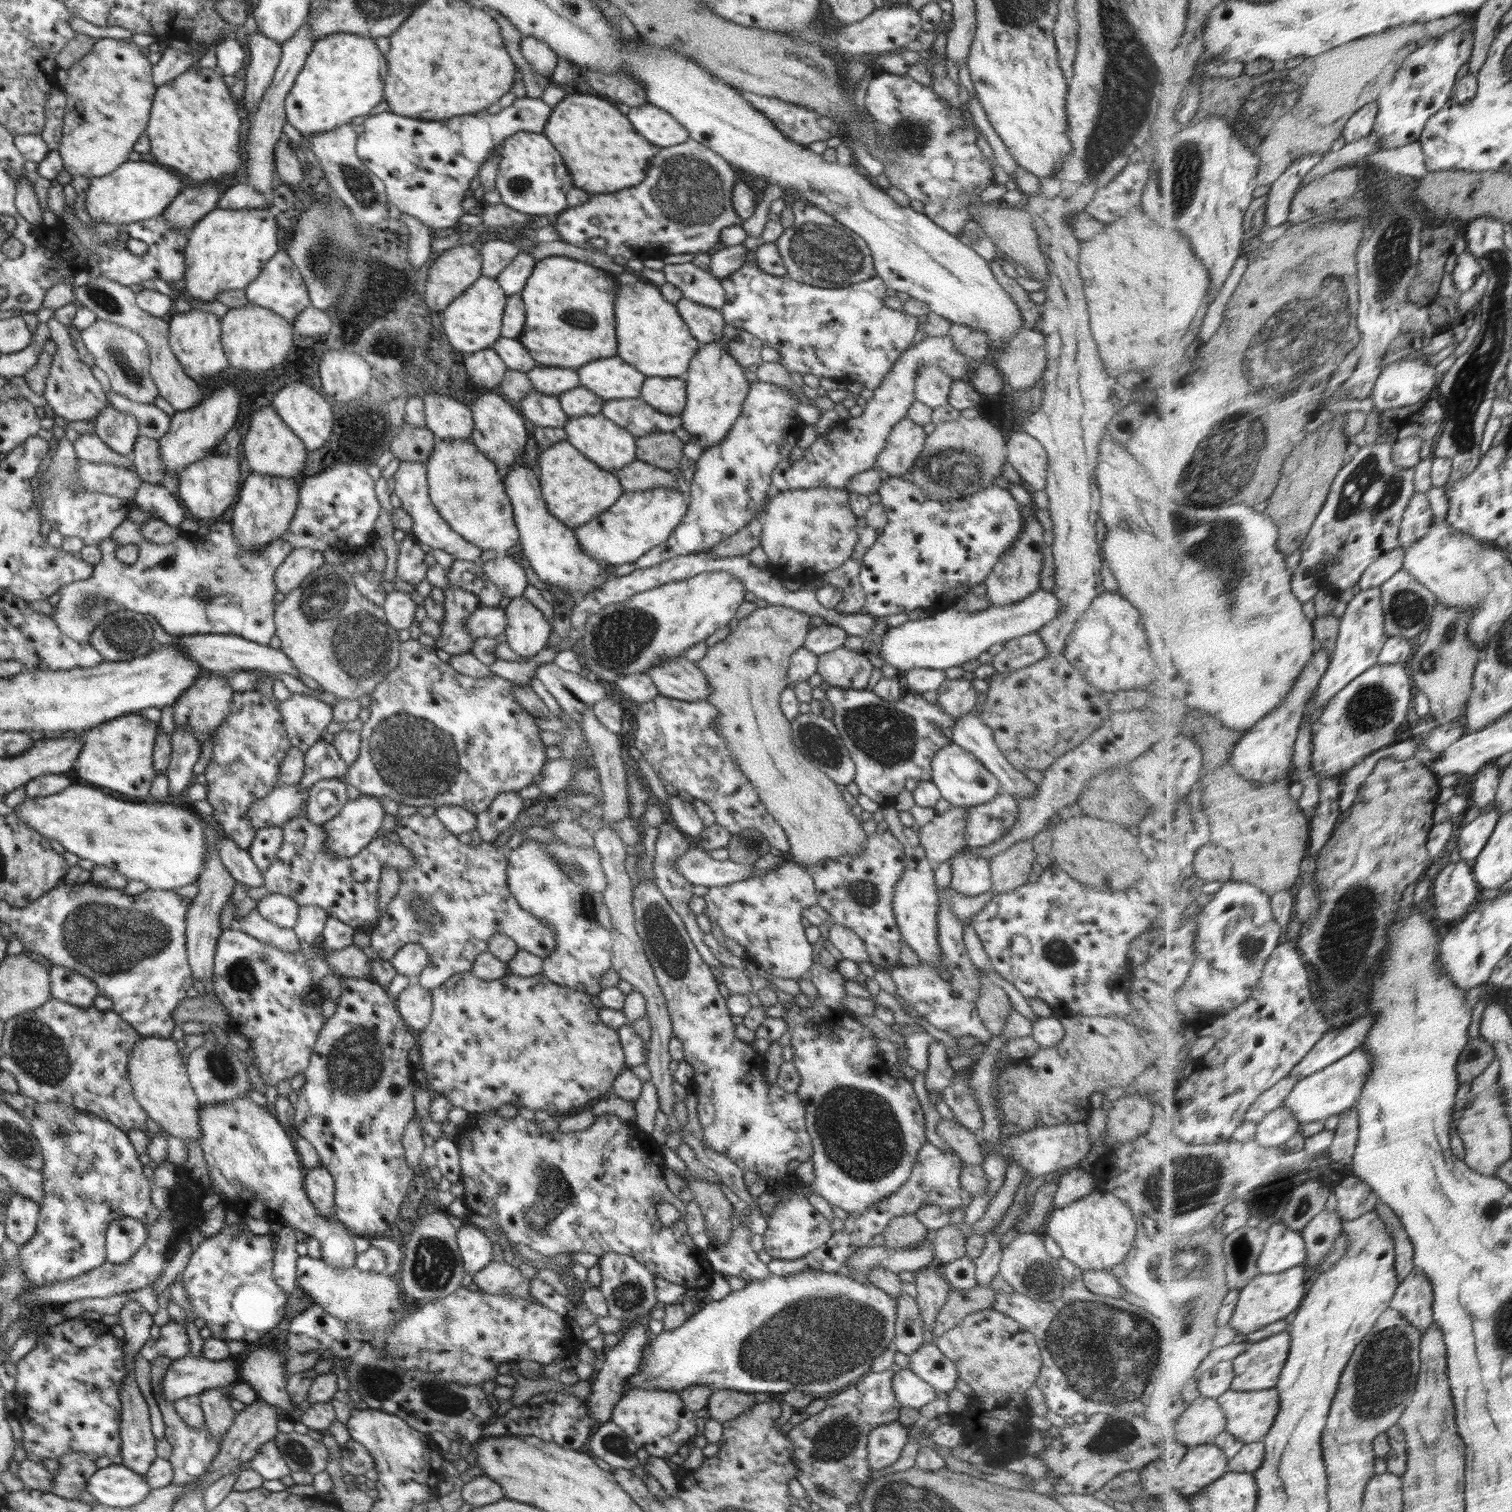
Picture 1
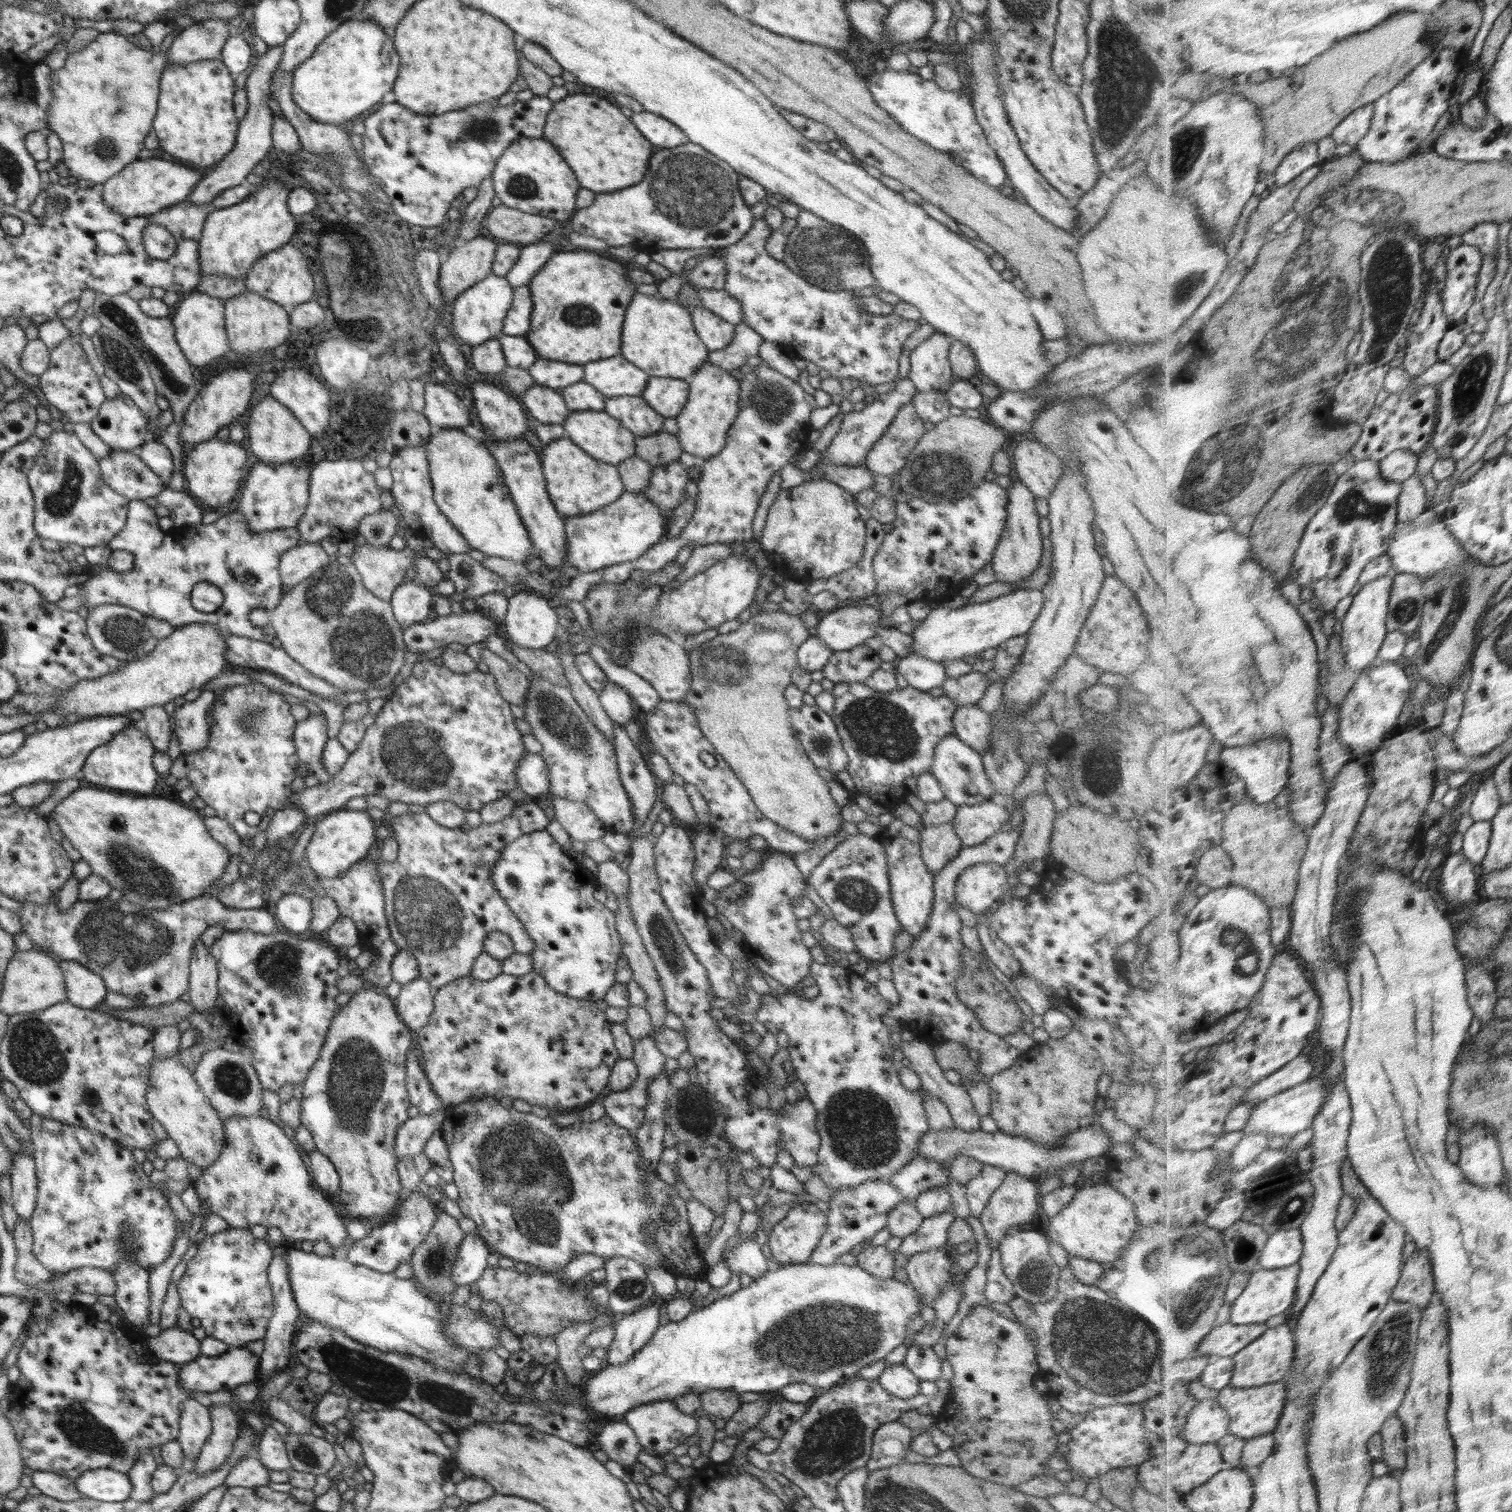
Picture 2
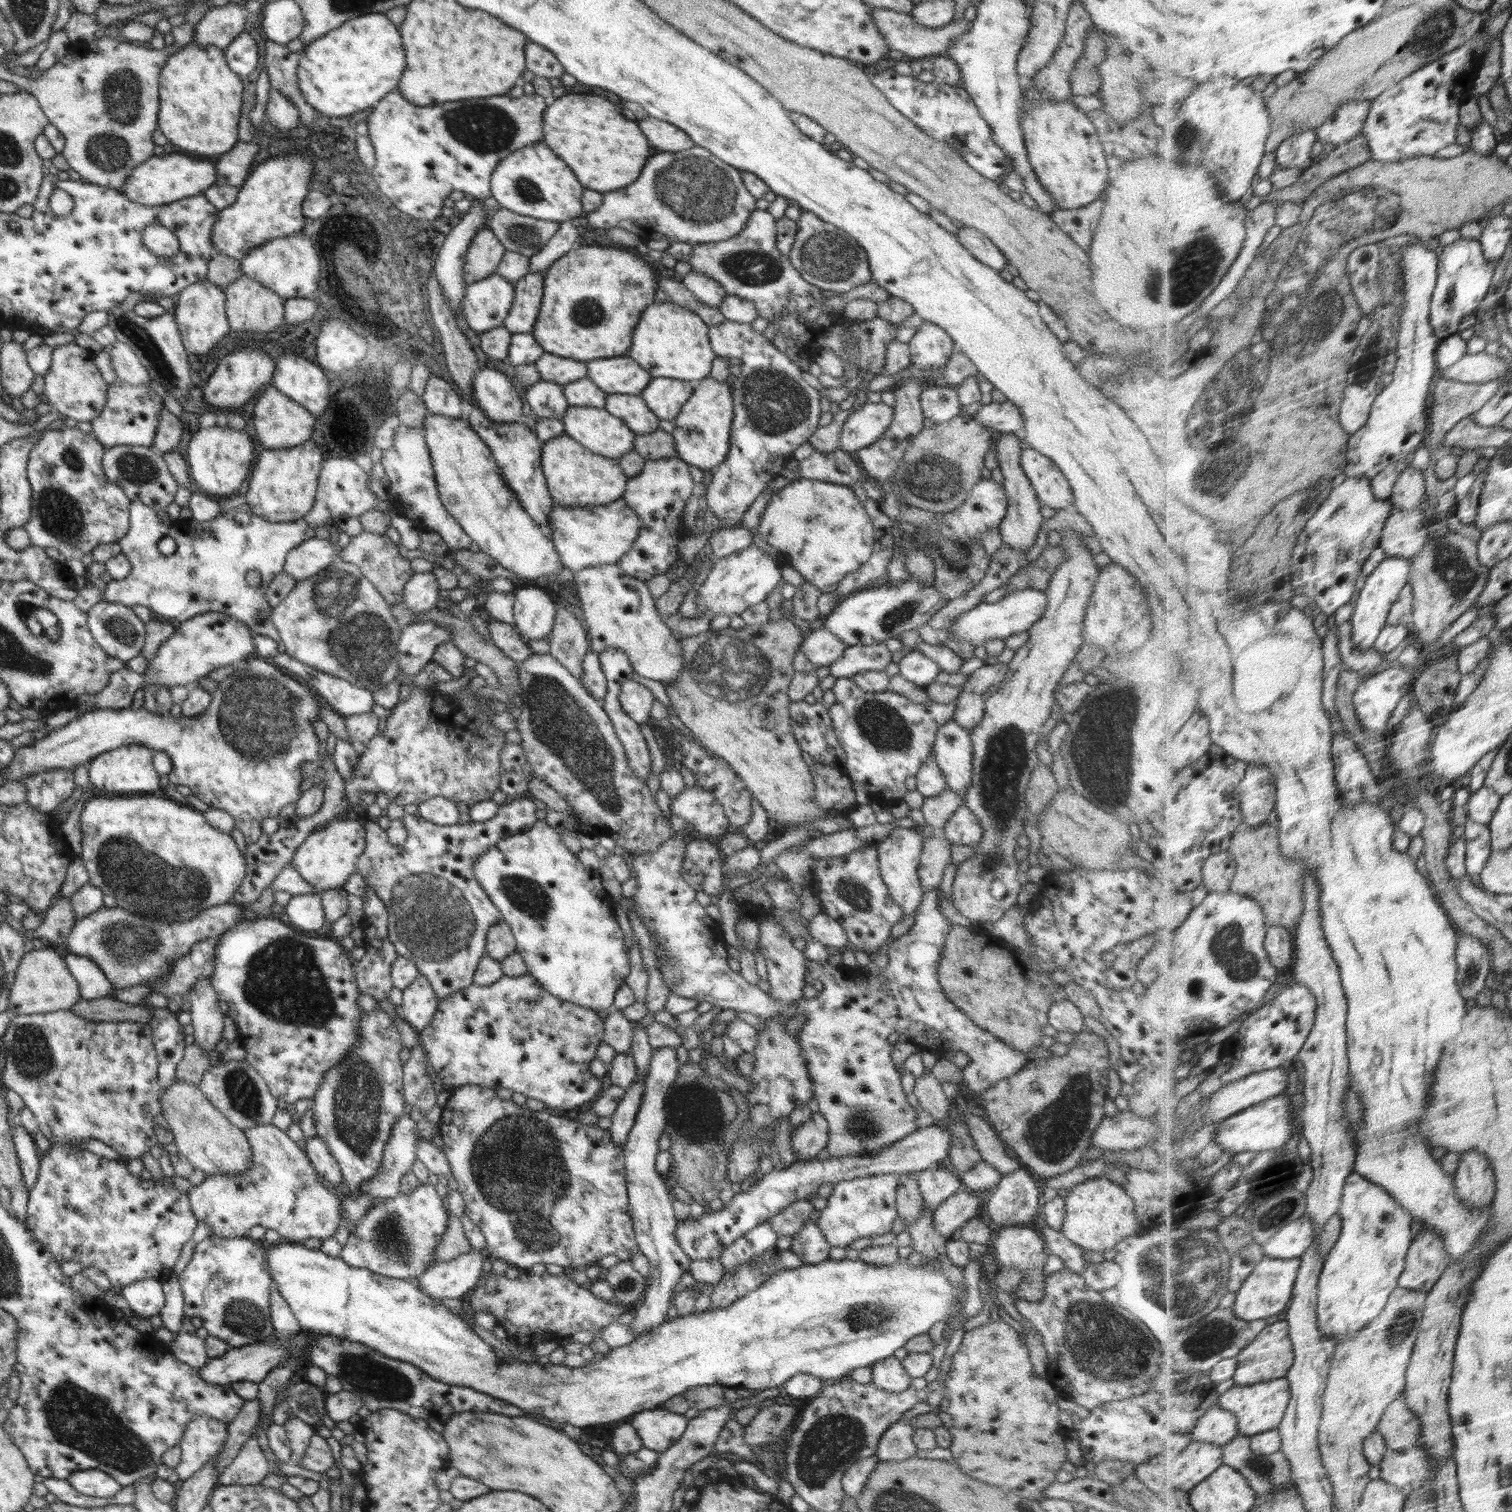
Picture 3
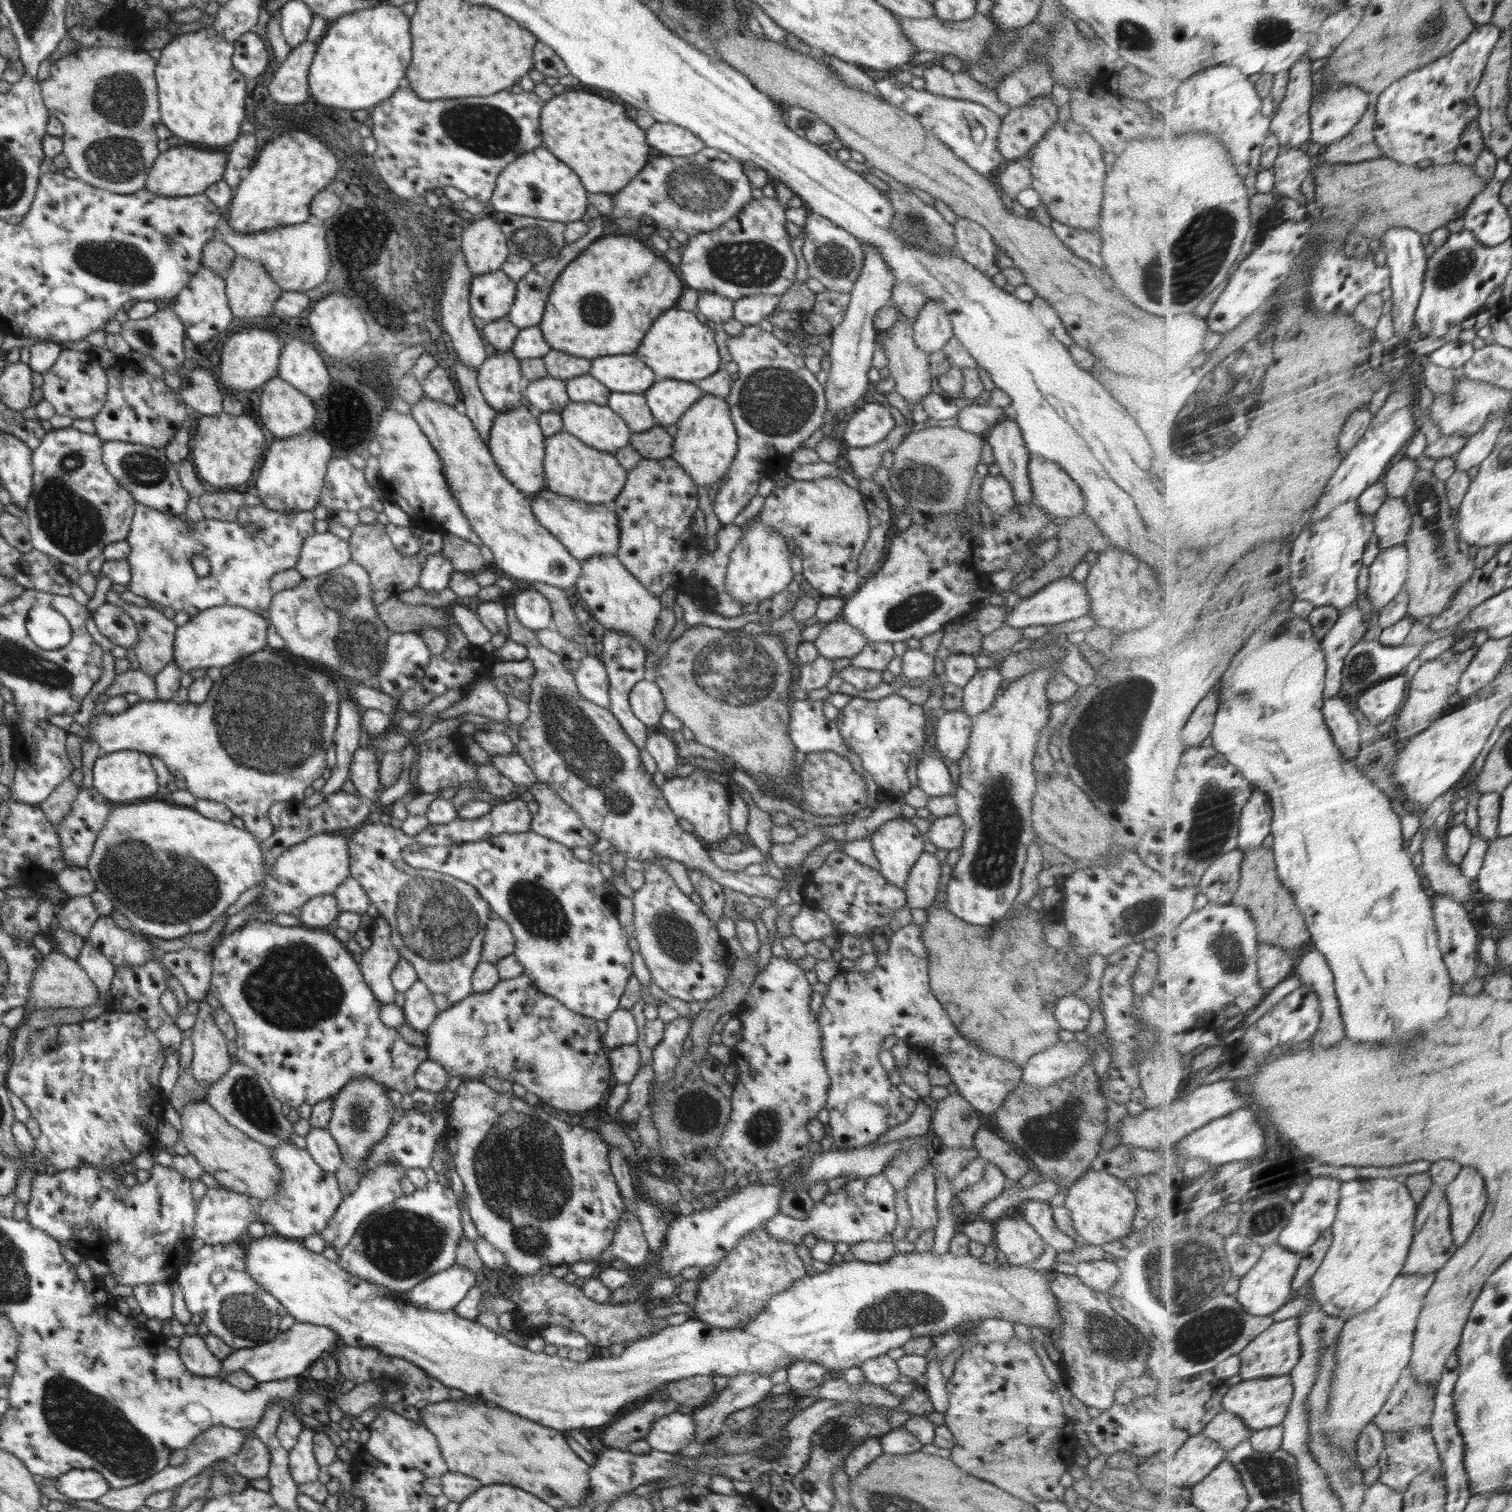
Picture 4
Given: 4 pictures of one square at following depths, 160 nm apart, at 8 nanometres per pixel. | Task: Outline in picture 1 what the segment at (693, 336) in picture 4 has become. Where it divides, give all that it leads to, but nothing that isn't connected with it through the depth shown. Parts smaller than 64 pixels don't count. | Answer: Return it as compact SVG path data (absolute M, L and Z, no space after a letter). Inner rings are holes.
M642 277L635 285L619 283L615 300L618 356L647 377L686 379L690 361L701 345L680 318L676 305L664 300L659 287Z

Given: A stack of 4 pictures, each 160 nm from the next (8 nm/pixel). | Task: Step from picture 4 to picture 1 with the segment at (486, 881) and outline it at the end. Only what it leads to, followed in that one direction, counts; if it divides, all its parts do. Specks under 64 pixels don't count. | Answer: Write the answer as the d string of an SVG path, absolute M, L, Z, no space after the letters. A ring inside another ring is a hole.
M540 841L522 842L517 848L505 849L507 883L522 910L533 914L556 935L554 950L543 959L542 973L552 982L589 997L601 991L600 979L611 969L613 937L611 931L596 920L591 894L575 883L555 861Z

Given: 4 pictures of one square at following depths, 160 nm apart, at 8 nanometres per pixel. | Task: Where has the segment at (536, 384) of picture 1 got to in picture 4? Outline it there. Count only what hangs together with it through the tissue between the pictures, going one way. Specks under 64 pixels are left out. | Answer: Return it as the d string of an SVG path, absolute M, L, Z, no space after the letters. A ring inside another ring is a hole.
M550 349L542 358L551 377L567 381L577 376L588 375L591 361L582 357Z

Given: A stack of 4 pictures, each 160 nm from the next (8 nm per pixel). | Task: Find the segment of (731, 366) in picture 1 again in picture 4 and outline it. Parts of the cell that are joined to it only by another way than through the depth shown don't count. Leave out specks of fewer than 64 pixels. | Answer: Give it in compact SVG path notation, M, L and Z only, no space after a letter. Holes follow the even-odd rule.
M714 394L703 395L680 417L675 424L677 433L673 436L671 457L683 468L697 486L710 486L718 480L724 479L729 471L737 451L738 435L730 416L729 404L726 399Z

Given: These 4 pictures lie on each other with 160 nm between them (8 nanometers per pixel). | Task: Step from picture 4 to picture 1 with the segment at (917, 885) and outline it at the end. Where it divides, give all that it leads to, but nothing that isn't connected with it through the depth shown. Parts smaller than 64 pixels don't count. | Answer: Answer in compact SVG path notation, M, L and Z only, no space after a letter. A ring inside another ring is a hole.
M954 807L942 812L925 824L921 824L919 841L925 855L934 866L949 861L956 853L966 849L964 838L968 808Z

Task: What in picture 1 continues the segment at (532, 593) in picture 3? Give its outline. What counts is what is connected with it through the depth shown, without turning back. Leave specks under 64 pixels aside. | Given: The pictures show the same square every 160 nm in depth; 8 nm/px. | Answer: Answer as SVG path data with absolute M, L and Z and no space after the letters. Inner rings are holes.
M523 597L513 599L503 611L506 615L507 624L503 632L506 634L508 646L513 648L512 652L522 656L522 658L530 659L546 649L548 637L553 630L544 615L542 615L542 611Z

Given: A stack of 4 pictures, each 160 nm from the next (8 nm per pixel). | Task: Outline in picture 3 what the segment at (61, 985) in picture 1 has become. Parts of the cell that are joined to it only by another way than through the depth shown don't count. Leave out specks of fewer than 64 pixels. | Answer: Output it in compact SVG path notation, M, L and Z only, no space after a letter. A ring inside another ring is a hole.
M68 953L64 960L80 987L80 998L92 1000L109 997L113 984L96 963L72 953Z

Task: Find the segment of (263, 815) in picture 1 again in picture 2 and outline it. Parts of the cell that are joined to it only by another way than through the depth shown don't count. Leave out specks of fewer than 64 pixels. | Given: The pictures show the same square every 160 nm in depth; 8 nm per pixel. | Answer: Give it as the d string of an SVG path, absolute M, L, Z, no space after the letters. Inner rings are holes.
M416 659L412 675L391 695L392 699L384 704L374 724L366 729L358 748L349 753L342 770L332 775L326 784L309 783L300 792L293 792L282 809L286 806L302 809L307 820L315 822L332 811L344 809L351 798L378 794L390 802L424 807L436 802L450 802L465 811L479 811L482 806L507 796L517 787L515 770L528 751L524 749L522 735L514 725L510 703L500 694L496 679L490 672L484 674L477 669L468 674L454 673L432 661Z

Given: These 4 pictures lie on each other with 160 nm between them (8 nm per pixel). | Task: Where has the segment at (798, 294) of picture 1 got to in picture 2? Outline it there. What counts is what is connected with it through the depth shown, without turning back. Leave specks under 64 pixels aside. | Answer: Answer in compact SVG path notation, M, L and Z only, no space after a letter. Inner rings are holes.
M754 218L750 230L738 242L703 253L723 260L726 269L723 289L742 305L742 322L756 330L764 341L777 344L786 354L798 354L799 361L813 362L820 369L828 370L830 377L856 378L872 388L892 382L898 376L898 358L904 341L918 328L918 321L908 321L893 313L887 316L866 313L859 302L861 296L854 291L830 292L805 281L766 251L764 245L770 233L771 228L763 218Z

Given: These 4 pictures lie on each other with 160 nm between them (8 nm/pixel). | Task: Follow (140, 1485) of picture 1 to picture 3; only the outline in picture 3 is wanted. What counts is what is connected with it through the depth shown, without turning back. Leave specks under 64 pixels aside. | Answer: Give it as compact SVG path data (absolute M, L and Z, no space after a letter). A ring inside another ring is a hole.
M98 1469L77 1470L67 1480L78 1493L90 1497L112 1497L124 1488L114 1478Z

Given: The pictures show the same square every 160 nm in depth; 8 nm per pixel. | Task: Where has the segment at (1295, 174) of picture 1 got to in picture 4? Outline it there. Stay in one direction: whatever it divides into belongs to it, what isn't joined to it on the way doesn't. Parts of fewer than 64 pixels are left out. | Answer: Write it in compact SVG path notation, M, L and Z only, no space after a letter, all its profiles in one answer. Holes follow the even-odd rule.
M1304 58L1291 68L1292 82L1286 100L1281 110L1272 116L1272 132L1281 142L1281 147L1300 148L1302 144L1312 142L1315 89L1312 66L1314 62Z

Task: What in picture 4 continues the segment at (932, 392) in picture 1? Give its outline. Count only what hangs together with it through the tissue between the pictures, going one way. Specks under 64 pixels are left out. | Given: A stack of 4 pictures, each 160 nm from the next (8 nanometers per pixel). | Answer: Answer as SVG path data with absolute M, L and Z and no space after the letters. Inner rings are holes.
M926 301L912 325L915 345L928 356L942 350L954 335L952 322L944 311L942 303Z

